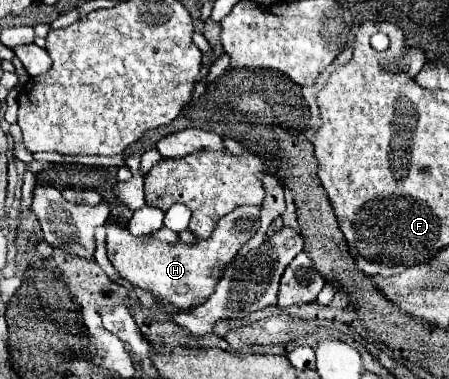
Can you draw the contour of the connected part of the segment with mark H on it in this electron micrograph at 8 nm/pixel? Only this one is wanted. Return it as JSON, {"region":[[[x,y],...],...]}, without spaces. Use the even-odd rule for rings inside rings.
{"region":[[[241,205],[227,213],[209,239],[197,239],[195,245],[179,241],[177,245],[161,243],[149,235],[133,237],[125,227],[109,221],[107,227],[107,257],[115,267],[117,275],[151,293],[159,307],[173,307],[175,311],[189,311],[201,301],[209,299],[215,291],[223,269],[233,261],[237,251],[257,233],[259,229],[259,207]]]}

